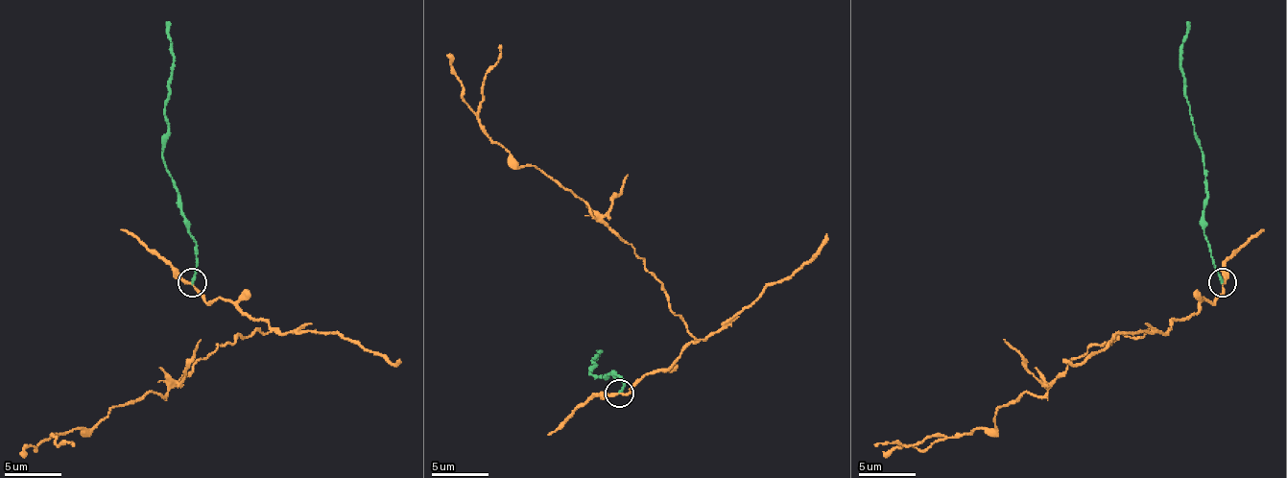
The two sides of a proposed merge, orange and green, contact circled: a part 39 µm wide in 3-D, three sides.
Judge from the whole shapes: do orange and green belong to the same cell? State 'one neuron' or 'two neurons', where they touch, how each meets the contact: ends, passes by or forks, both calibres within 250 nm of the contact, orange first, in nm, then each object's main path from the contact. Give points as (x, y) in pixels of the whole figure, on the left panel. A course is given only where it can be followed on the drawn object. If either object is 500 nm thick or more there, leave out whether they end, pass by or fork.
two neurons; place (192, 282); orange passes by; green ends; calibres 170 and 180 nm; course orange (192, 281), (206, 301), (229, 301), (269, 330), (218, 346), (164, 395), (50, 435), (73, 446); course green (192, 281), (195, 253), (190, 222), (181, 210), (176, 182), (161, 154), (173, 71), (173, 42), (167, 23)

